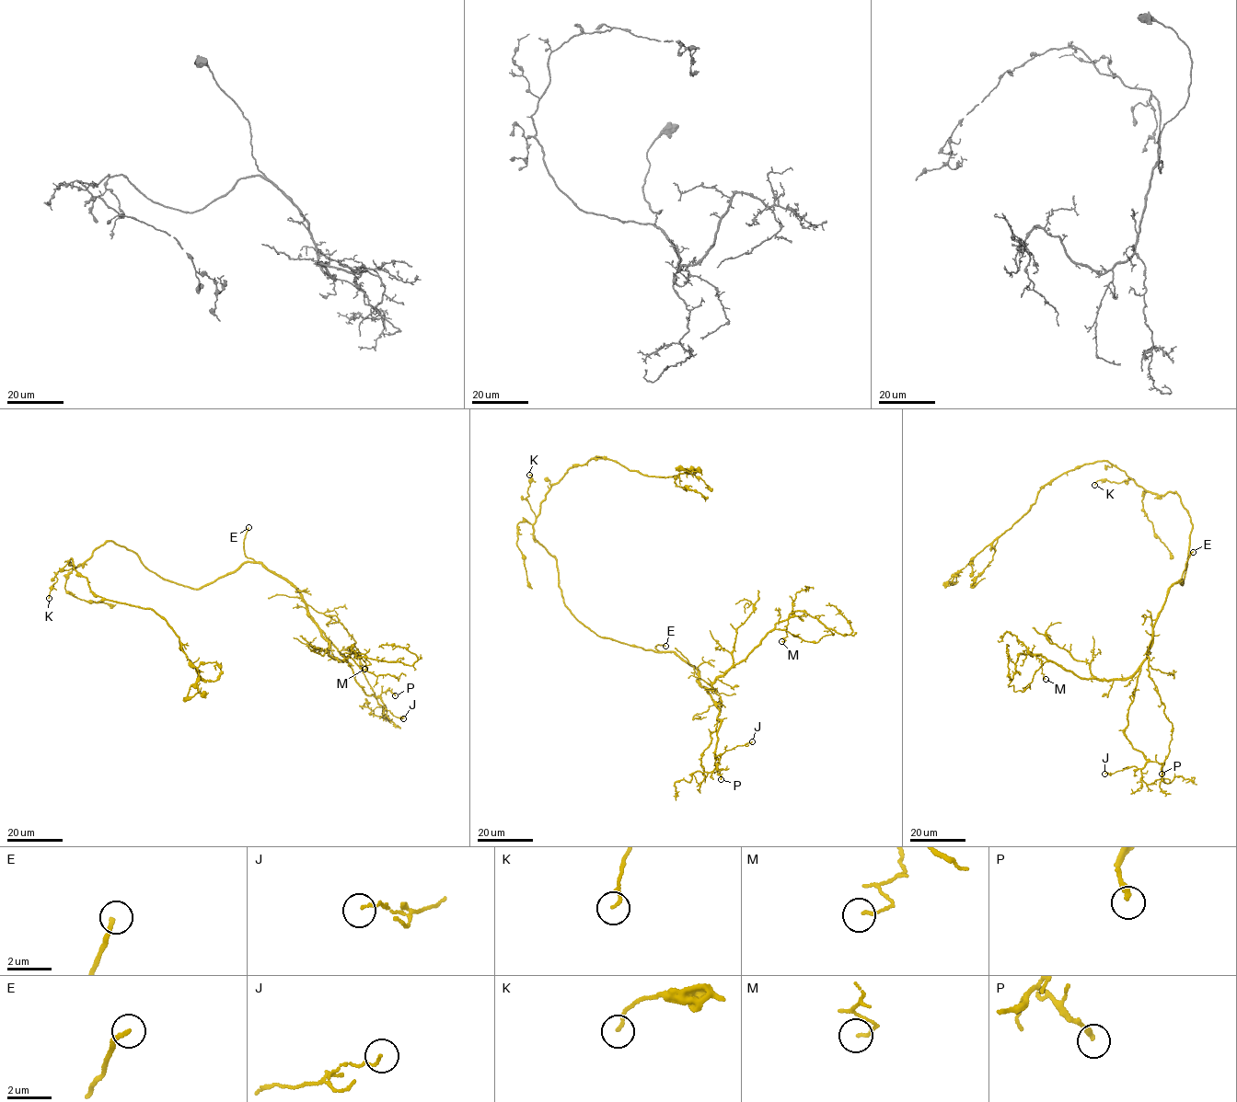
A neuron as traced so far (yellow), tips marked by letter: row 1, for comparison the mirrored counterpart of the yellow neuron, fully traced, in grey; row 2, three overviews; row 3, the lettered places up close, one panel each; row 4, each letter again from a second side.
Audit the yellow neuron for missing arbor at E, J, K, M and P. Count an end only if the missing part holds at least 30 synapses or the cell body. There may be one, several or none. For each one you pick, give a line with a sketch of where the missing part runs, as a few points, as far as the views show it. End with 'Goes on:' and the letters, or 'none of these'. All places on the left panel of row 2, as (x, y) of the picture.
E: (248, 527), (240, 499), (216, 477), (206, 454), (193, 448), (162, 441)
Goes on: E

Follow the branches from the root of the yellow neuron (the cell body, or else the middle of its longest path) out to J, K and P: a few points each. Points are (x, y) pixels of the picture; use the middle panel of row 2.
J: (583, 625), (631, 646), (675, 653), (694, 666), (697, 680), (719, 711), (718, 759), (727, 751), (752, 741)
K: (583, 625), (565, 604), (556, 558), (534, 537), (536, 515), (526, 499), (529, 475)
P: (583, 625), (631, 646), (675, 653), (694, 666), (697, 680), (719, 711), (715, 763), (721, 779)

